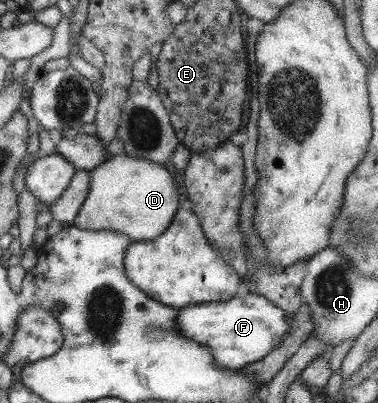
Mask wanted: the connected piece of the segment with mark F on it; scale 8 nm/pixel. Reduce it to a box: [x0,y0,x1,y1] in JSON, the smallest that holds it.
[177,291,291,371]

